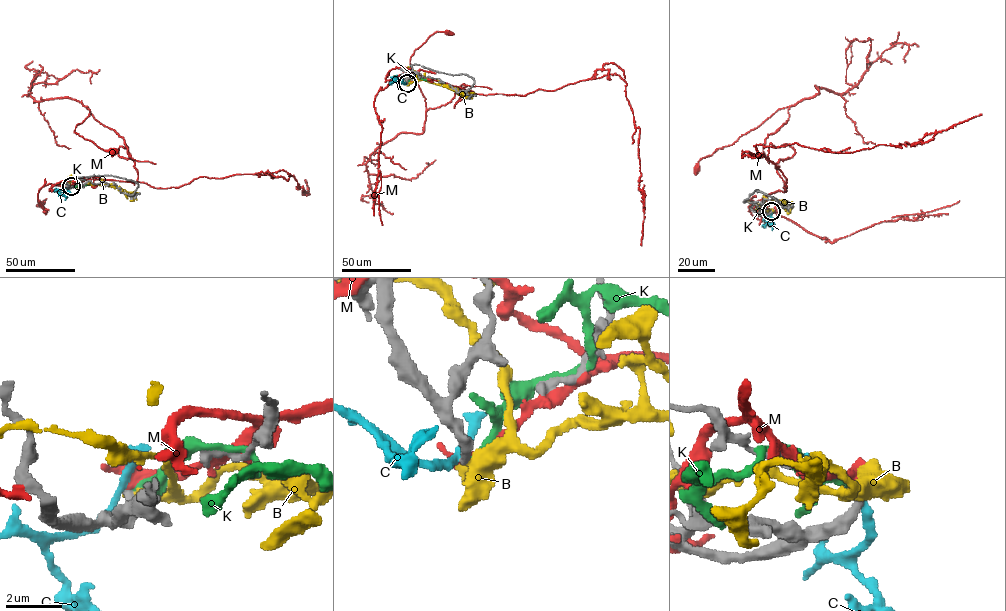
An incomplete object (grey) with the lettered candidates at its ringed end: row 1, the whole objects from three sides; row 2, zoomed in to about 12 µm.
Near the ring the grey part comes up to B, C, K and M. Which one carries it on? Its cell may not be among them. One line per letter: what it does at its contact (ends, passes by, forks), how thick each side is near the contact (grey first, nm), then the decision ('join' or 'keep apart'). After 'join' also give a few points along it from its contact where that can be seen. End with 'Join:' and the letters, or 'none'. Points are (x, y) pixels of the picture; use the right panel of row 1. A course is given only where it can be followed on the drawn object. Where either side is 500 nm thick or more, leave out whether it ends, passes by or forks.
B: 360 nm thick on the grey side, 500 nm on the other; keep apart
C: it passes by; 320 nm thick on the grey side, 260 nm on the other; keep apart
K: it ends there; 320 nm thick on the grey side, 200 nm on the other; keep apart
M: it forks there; 320 nm thick on the grey side, 240 nm on the other; keep apart
Join: none

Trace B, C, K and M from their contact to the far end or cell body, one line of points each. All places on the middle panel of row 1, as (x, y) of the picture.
B: (407, 83), (425, 79), (458, 95), (468, 94), (466, 98), (470, 96), (465, 94)
C: (407, 83), (396, 77), (393, 80), (397, 75)
K: (407, 83), (414, 75), (426, 80)
M: (407, 83), (474, 94), (454, 107), (463, 83), (426, 109), (413, 77), (416, 49), (449, 33)

